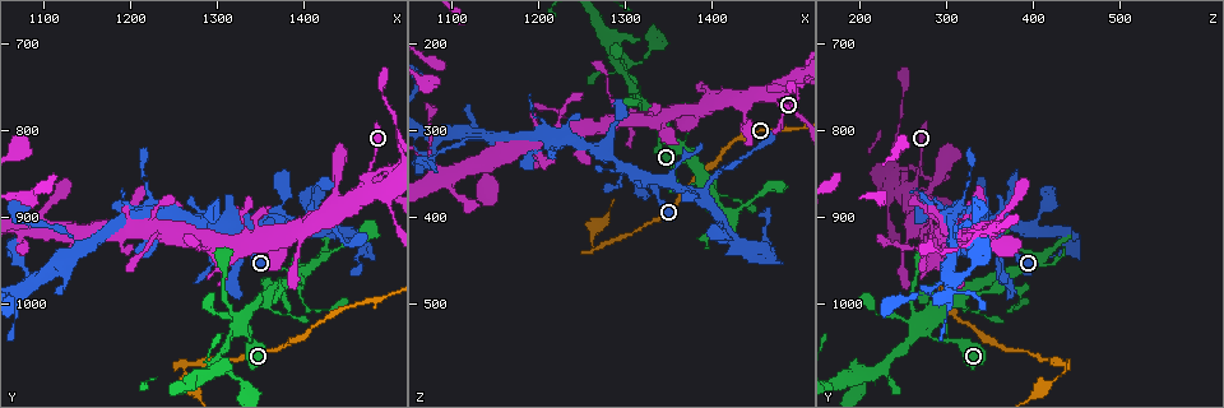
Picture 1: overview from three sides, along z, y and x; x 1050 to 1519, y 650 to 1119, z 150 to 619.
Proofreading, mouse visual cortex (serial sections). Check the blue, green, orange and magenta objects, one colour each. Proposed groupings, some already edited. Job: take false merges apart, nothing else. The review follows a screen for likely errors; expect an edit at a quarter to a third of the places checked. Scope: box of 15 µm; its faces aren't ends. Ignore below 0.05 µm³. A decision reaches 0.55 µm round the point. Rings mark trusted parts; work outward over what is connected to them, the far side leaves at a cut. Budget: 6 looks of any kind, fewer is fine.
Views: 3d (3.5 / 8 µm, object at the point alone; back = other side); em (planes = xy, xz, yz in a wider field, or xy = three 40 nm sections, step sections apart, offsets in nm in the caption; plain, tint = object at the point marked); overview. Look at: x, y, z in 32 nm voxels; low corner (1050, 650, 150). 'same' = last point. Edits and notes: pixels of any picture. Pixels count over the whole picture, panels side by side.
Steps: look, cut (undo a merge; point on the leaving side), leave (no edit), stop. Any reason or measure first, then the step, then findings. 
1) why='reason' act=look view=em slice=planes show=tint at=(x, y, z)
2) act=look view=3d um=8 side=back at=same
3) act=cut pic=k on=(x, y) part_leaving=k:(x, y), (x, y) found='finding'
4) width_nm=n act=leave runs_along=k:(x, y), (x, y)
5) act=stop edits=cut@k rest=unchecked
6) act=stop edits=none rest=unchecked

act=look view=3d um=3.5 at=(1325, 915, 355)

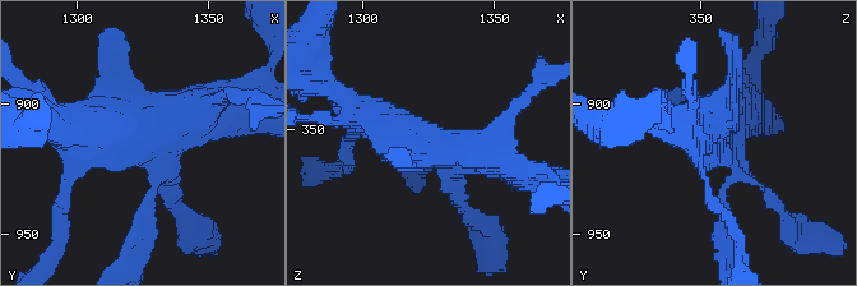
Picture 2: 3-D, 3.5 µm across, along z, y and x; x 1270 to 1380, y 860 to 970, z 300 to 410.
act=look view=em slice=planes show=tint at=(1326, 915, 356)

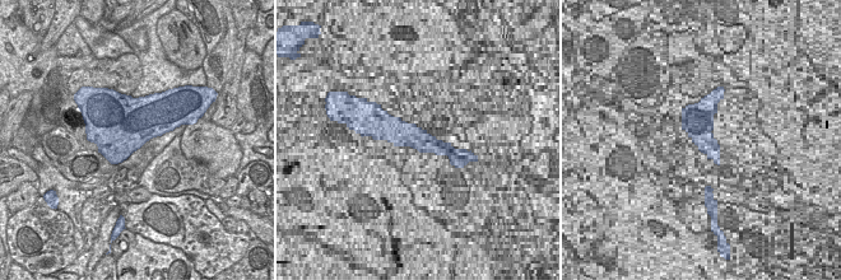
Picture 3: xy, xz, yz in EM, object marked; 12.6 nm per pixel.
act=leave runs_along=2:(461, 199), (425, 141), (355, 111) found='all the same cell'

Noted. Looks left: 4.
why='sharp bend' act=look view=3d um=3.5 side=back at=(1265, 1070, 435)

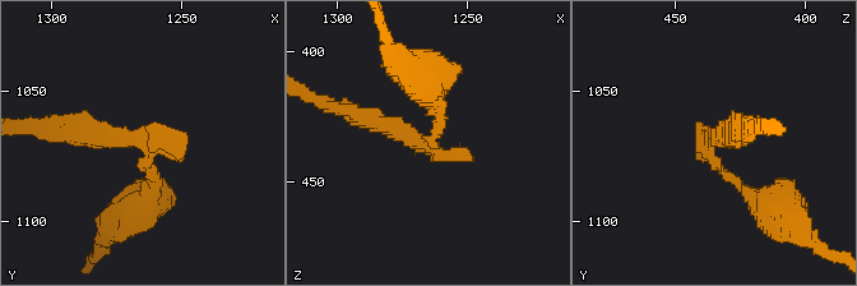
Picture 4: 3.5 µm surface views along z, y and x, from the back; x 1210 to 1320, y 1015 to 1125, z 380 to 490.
arm_widths_nm=150,250 act=look view=em slice=xy step=2 show=plain at=(1265, 1071, 436)

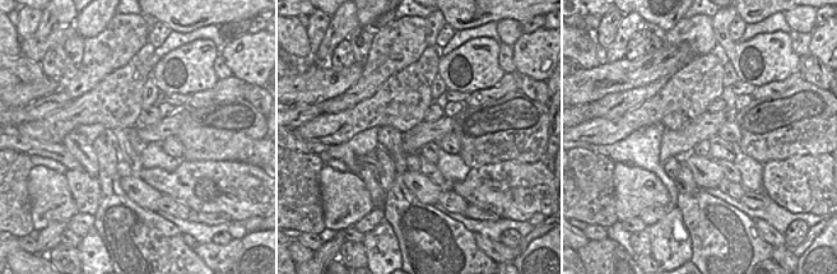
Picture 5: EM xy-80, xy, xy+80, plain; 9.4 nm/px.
why='where the object lies' act=look view=em slice=xy step=2 show=tint at=same

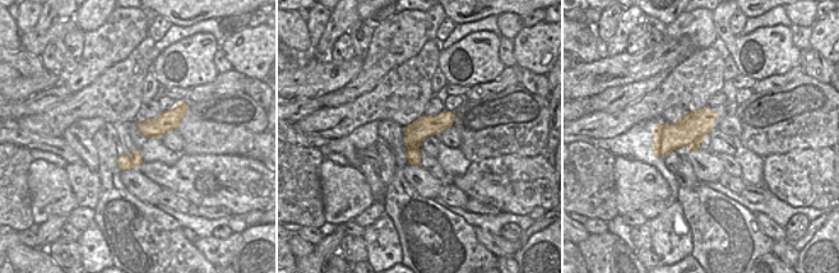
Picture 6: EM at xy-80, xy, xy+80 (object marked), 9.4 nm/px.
act=cut pic=4 on=(144, 189) part_leaving=4:(149, 160), (149, 195), (110, 227) found='two cells meet here'

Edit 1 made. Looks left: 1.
act=stop edits=cut@4 rest=unchecked

